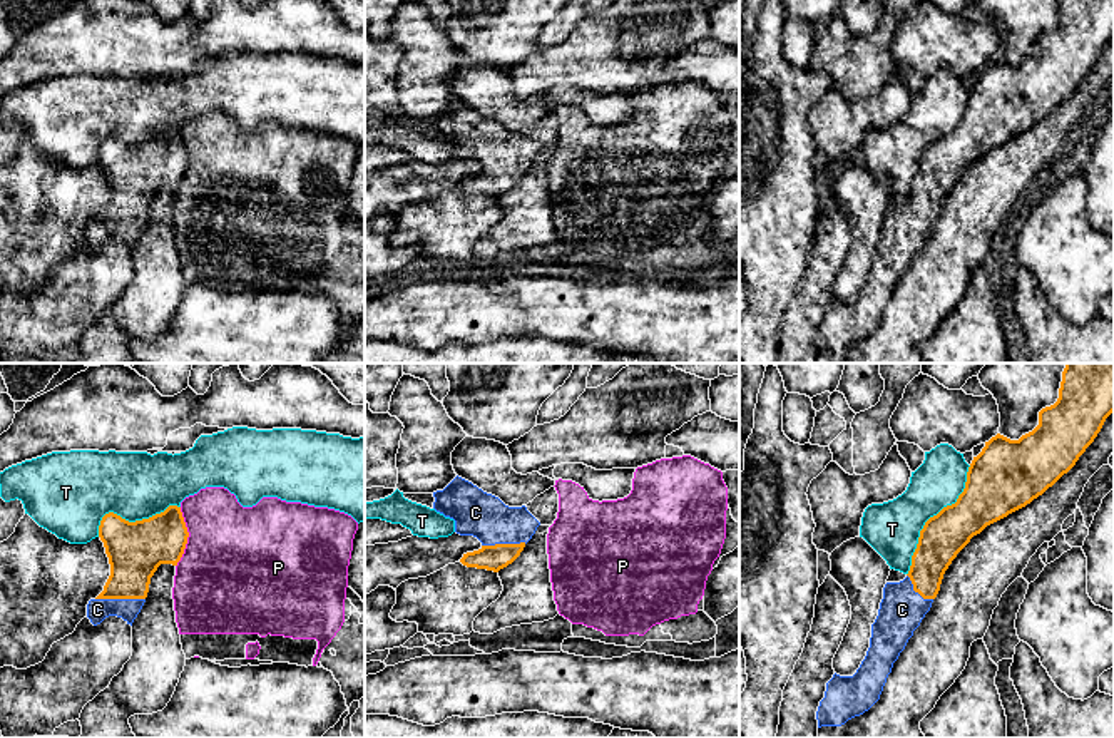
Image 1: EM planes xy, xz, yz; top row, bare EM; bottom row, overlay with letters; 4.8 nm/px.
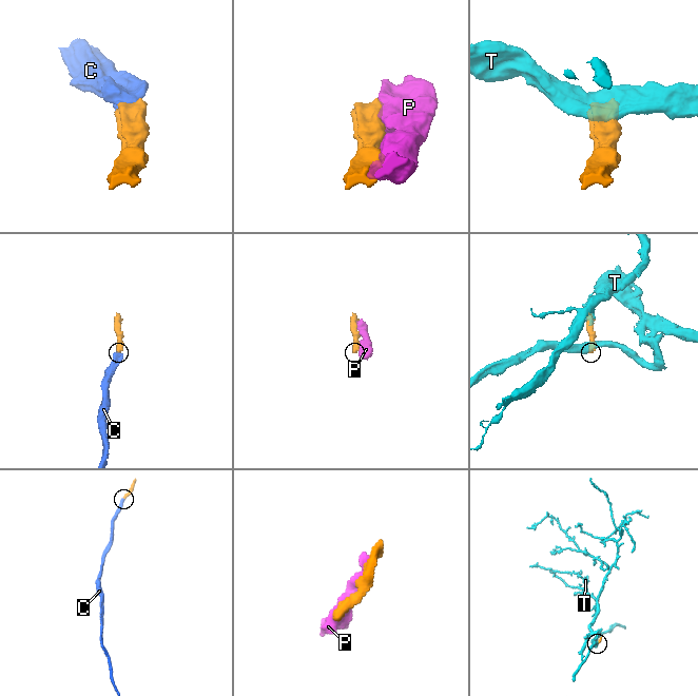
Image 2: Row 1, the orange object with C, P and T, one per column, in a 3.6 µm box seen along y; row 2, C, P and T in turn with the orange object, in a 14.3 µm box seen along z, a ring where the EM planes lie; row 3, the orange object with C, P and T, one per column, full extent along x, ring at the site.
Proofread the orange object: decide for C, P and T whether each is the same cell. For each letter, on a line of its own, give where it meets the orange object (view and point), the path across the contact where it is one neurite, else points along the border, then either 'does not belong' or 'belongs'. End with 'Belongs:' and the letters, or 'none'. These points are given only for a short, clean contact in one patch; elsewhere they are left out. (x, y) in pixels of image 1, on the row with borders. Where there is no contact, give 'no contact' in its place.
C: xy (121, 598) | across xy (136, 549), (129, 583), (121, 598), (97, 609) | belongs
P: xy (188, 536) | does not belong
T: yz (934, 516) | does not belong
Belongs: C

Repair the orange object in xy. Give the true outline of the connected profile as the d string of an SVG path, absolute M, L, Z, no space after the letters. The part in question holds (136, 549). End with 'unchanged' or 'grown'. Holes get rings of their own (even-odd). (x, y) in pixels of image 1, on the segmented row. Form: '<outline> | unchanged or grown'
M169 505L149 519L129 522L109 512L99 525L110 564L104 591L87 604L94 626L109 616L122 618L132 626L141 612L151 577L161 564L177 566L187 544L187 527L181 507Z | grown

